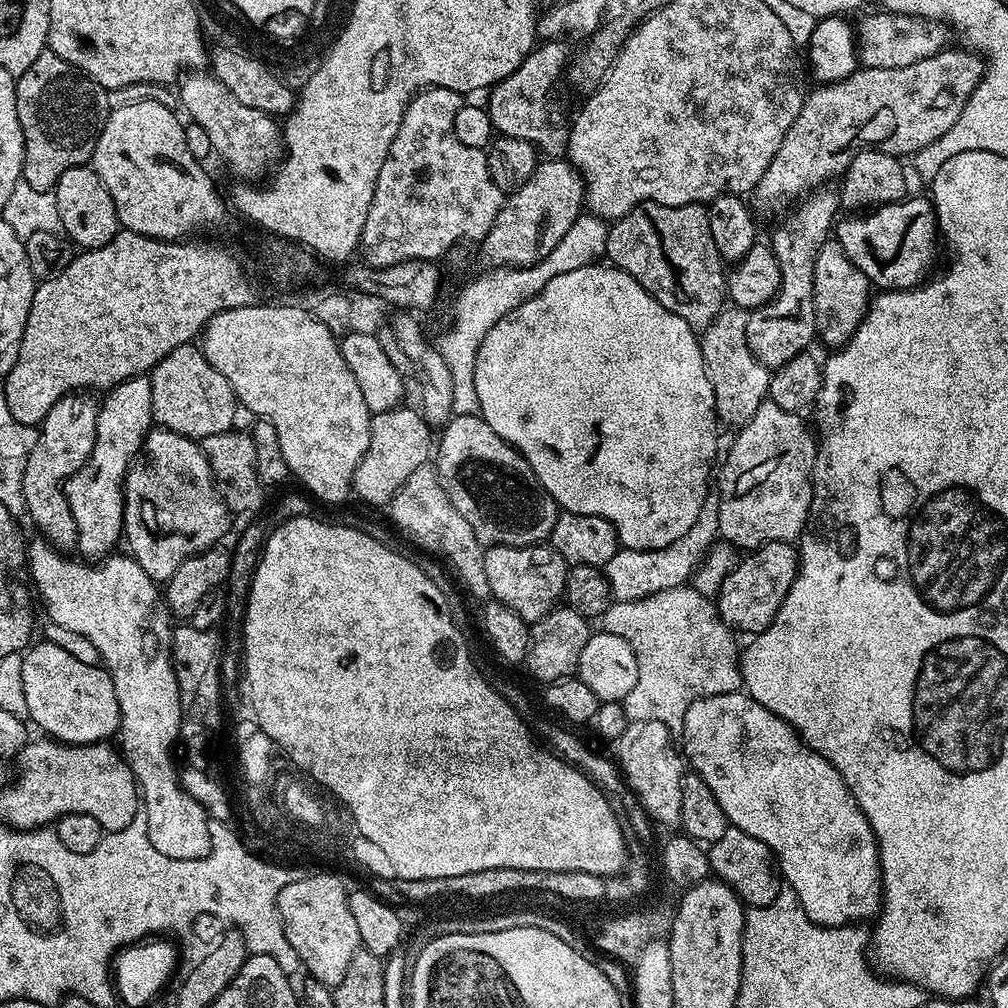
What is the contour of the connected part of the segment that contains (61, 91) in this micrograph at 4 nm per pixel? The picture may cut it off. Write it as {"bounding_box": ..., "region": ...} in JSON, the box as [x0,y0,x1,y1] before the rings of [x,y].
{"bounding_box":[16,50,110,192],"region":[[[46,50],[38,58],[34,58],[34,66],[26,70],[16,80],[16,105],[18,106],[18,122],[24,135],[24,170],[22,178],[34,190],[51,192],[55,189],[58,178],[66,174],[66,170],[87,165],[96,149],[96,139],[104,129],[104,121],[110,111],[109,93],[98,82],[79,72],[72,64],[68,64],[58,54]]]}

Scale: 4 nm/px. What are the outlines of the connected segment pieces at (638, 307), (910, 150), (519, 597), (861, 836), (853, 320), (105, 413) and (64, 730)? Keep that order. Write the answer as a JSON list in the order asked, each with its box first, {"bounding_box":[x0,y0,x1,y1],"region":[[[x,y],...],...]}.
[{"bounding_box":[474,262,718,551],"region":[[[597,262],[570,270],[570,274],[558,274],[558,278],[550,278],[550,282],[546,282],[538,294],[522,302],[522,306],[510,310],[510,314],[506,314],[506,318],[499,320],[494,330],[482,338],[482,346],[478,346],[478,362],[474,362],[474,390],[478,390],[479,415],[484,417],[498,438],[505,440],[526,458],[538,482],[542,482],[557,505],[566,512],[606,518],[606,522],[614,526],[623,547],[642,551],[666,547],[682,538],[682,534],[686,534],[686,530],[698,522],[702,502],[708,493],[712,459],[716,456],[718,429],[714,390],[706,374],[700,342],[689,324],[682,322],[678,314],[670,314],[666,306],[658,303],[622,269]]]},{"bounding_box":[754,46,986,205],"region":[[[948,46],[943,52],[922,58],[922,62],[914,62],[914,66],[902,66],[894,70],[874,70],[860,66],[846,78],[836,80],[833,84],[820,84],[813,92],[811,89],[805,95],[802,110],[798,110],[798,118],[794,118],[794,126],[786,130],[786,138],[782,138],[782,146],[778,146],[778,154],[774,154],[774,162],[770,162],[766,174],[762,174],[756,183],[754,196],[764,204],[787,205],[799,201],[809,192],[825,187],[835,176],[836,179],[843,177],[852,159],[867,148],[905,158],[942,138],[942,134],[946,134],[946,130],[958,122],[958,114],[962,114],[970,94],[974,94],[986,67],[985,61],[976,53],[959,51],[955,52],[952,46]]]},{"bounding_box":[485,543,569,620],"region":[[[547,543],[528,544],[524,548],[491,546],[485,551],[486,582],[490,582],[491,599],[502,602],[524,620],[541,620],[561,603],[569,564]]]},{"bounding_box":[682,692,884,928],"region":[[[735,692],[714,694],[710,698],[702,698],[694,702],[684,715],[682,735],[684,735],[682,752],[691,771],[704,779],[706,786],[710,786],[710,790],[714,790],[714,798],[718,798],[718,806],[722,806],[722,814],[726,814],[731,827],[750,834],[750,838],[758,838],[766,842],[766,846],[776,858],[783,883],[796,892],[796,897],[802,902],[806,914],[814,923],[821,924],[823,928],[842,928],[853,922],[864,922],[860,920],[871,921],[879,913],[882,907],[884,883],[880,881],[880,848],[876,845],[876,835],[866,814],[862,814],[854,794],[846,786],[842,774],[834,770],[832,763],[821,752],[815,752],[809,744],[805,744],[804,739],[781,716],[768,712],[766,706],[755,703],[751,696]]]},{"bounding_box":[814,244,870,350],"region":[[[824,244],[818,250],[818,262],[814,262],[814,318],[819,343],[829,344],[832,350],[844,347],[863,322],[869,303],[870,285],[866,274],[846,258],[839,244]]]},{"bounding_box":[64,375,153,558],"region":[[[147,375],[135,376],[118,386],[107,389],[108,396],[99,401],[98,422],[94,450],[90,458],[64,484],[64,493],[70,502],[70,512],[74,514],[74,522],[78,526],[76,548],[84,558],[104,558],[117,551],[116,543],[121,543],[124,530],[124,475],[128,473],[128,465],[142,446],[144,437],[153,427],[152,418],[152,381]]]},{"bounding_box":[22,643,120,744],"region":[[[33,643],[23,653],[22,687],[26,694],[27,719],[33,725],[36,723],[45,737],[62,744],[111,741],[120,730],[118,694],[114,694],[111,672],[99,663],[78,662],[62,646],[39,643]]]}]

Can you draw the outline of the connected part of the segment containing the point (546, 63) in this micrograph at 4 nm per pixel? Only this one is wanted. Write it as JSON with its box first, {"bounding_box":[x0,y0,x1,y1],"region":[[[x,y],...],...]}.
{"bounding_box":[487,40,570,158],"region":[[[563,40],[537,43],[529,56],[502,82],[492,85],[487,93],[488,117],[493,129],[501,136],[522,138],[533,144],[545,157],[560,158],[568,150],[570,120],[556,101],[556,79],[561,79],[570,59],[569,45]]]}

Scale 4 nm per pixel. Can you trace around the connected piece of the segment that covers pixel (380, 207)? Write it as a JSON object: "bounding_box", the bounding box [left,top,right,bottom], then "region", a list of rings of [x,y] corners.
{"bounding_box":[358,88,506,268],"region":[[[422,88],[411,102],[404,105],[402,126],[390,142],[386,162],[378,170],[378,182],[374,186],[374,198],[366,214],[366,226],[362,226],[358,249],[363,263],[370,268],[389,268],[411,260],[439,261],[451,247],[461,242],[479,242],[496,223],[506,194],[490,178],[488,153],[483,148],[462,146],[454,135],[454,117],[466,103],[465,97],[445,88]]]}

